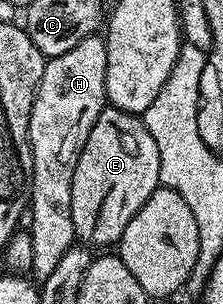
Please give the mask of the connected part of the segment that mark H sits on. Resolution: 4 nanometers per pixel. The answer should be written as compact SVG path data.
M97 32L80 40L69 52L46 61L43 80L37 89L29 117L29 143L33 157L29 208L35 214L35 220L28 233L34 279L43 280L51 276L63 252L75 244L71 224L71 180L75 176L75 164L79 164L83 144L87 144L87 136L91 136L95 120L107 106L106 72L107 48L104 37Z

